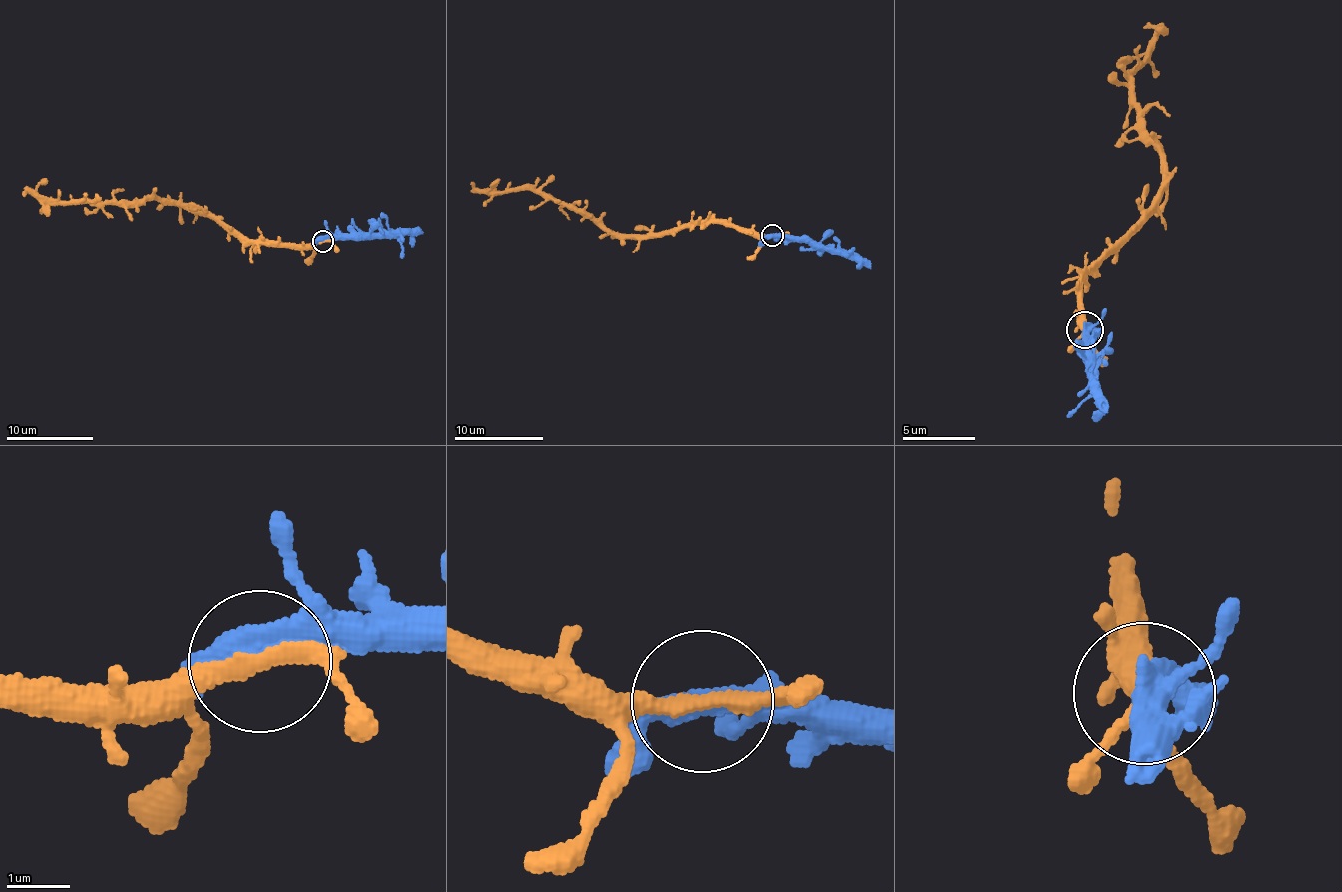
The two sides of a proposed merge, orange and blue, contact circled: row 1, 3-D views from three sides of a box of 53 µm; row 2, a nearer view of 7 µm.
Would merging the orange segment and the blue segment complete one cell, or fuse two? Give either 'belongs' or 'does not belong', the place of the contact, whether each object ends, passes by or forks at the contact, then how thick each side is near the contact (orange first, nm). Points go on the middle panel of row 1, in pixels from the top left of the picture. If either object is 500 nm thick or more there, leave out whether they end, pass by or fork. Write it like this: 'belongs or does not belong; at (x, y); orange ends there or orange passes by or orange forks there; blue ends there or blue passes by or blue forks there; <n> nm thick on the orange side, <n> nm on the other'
belongs; at (772, 235); orange passes by; blue passes by; 260 nm thick on the orange side, 380 nm on the other

